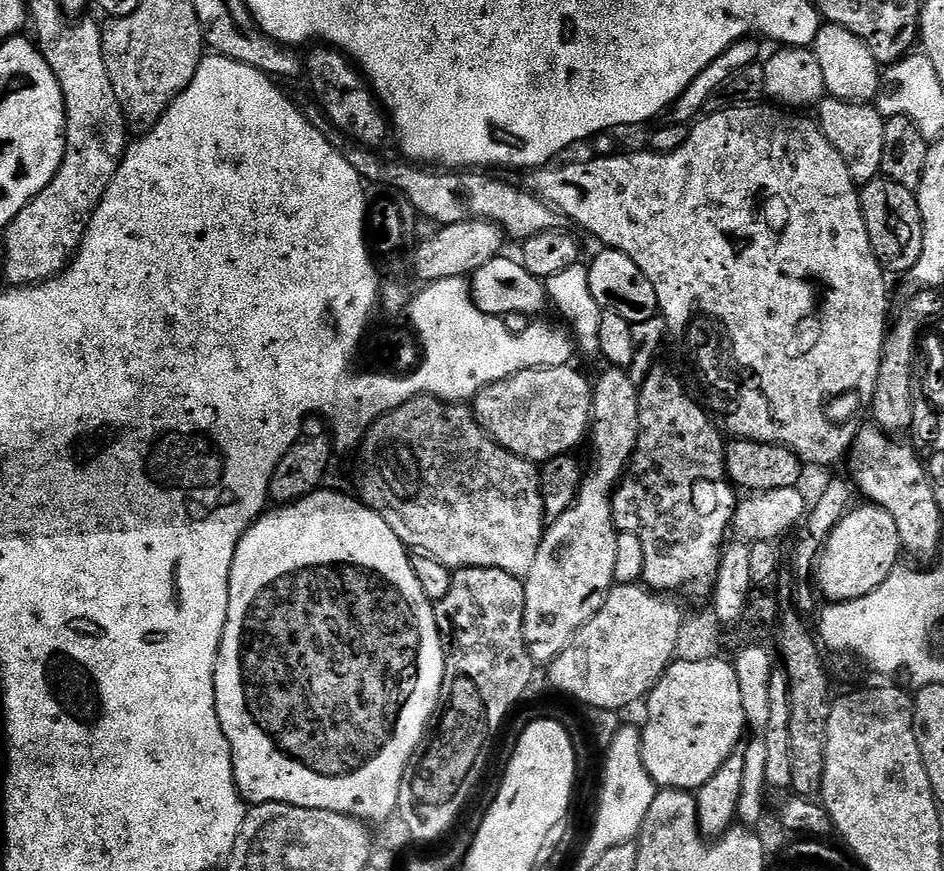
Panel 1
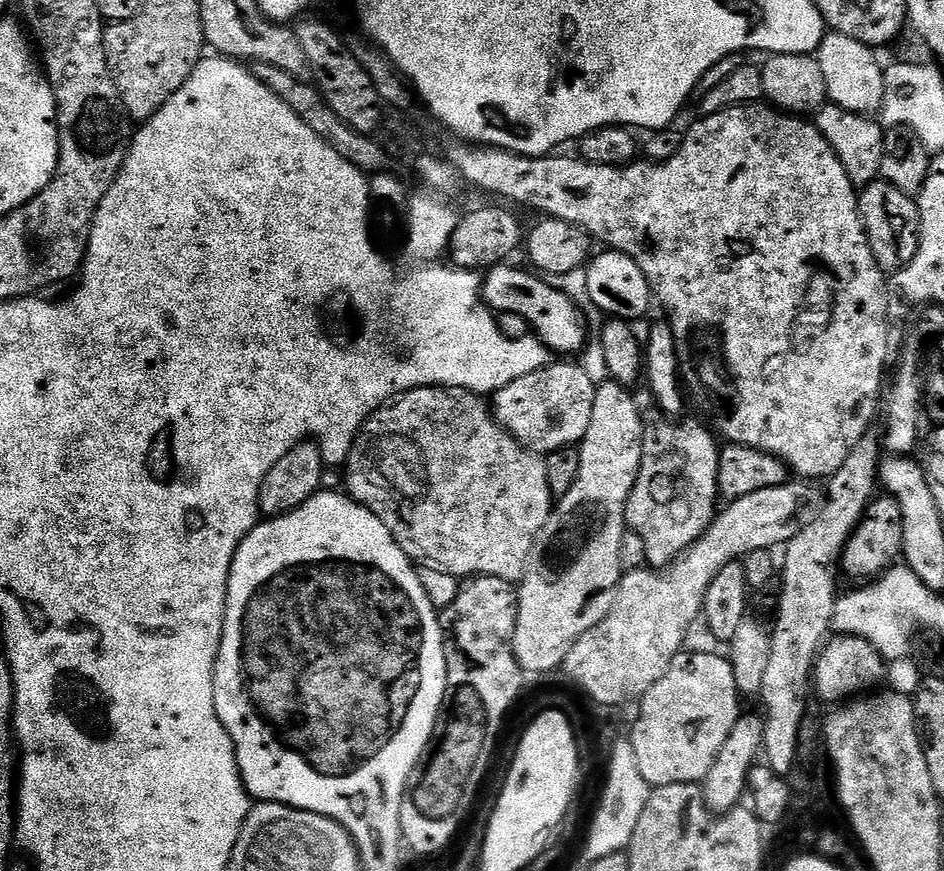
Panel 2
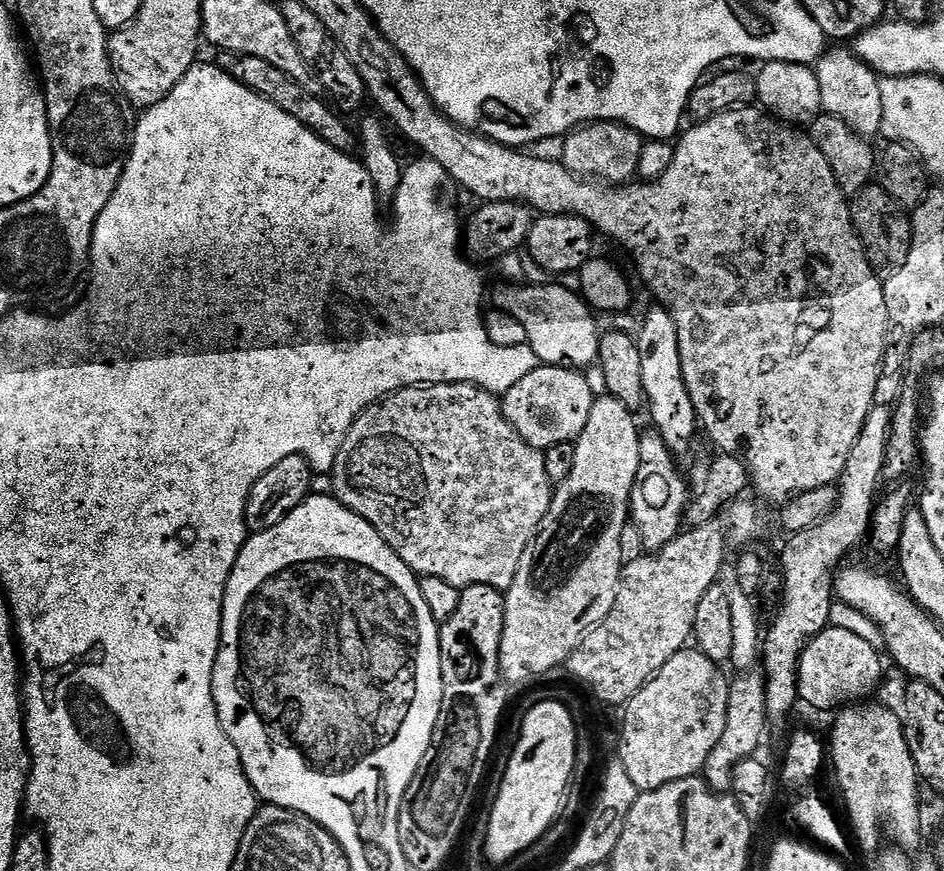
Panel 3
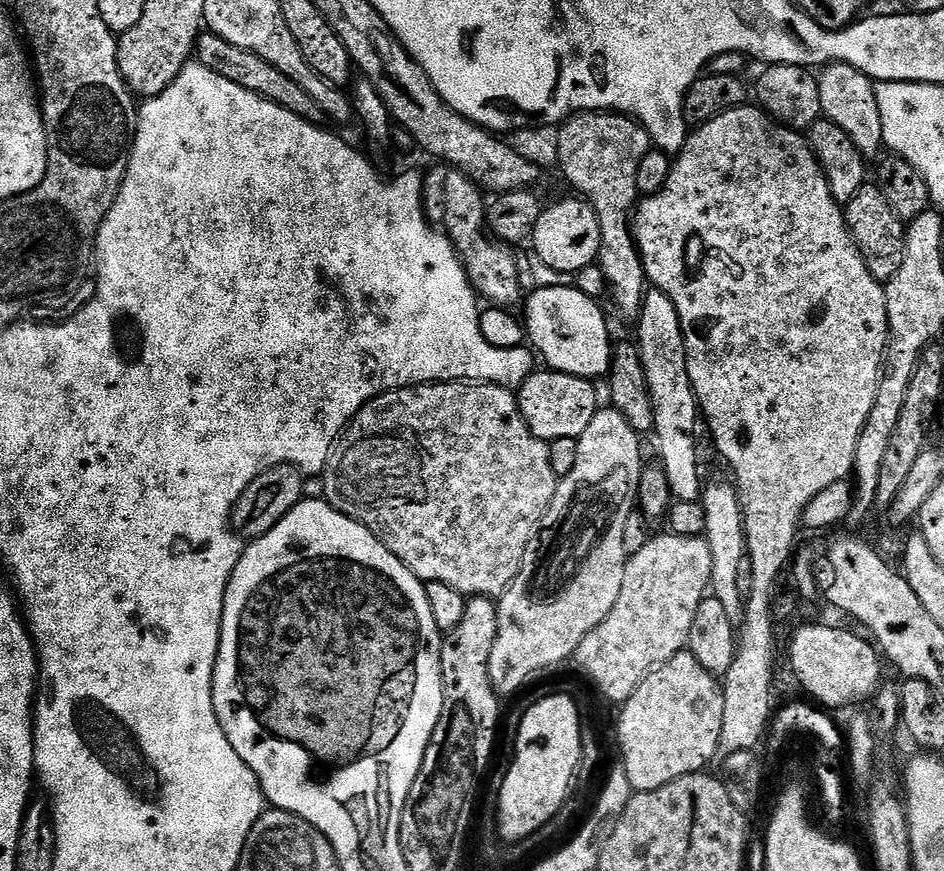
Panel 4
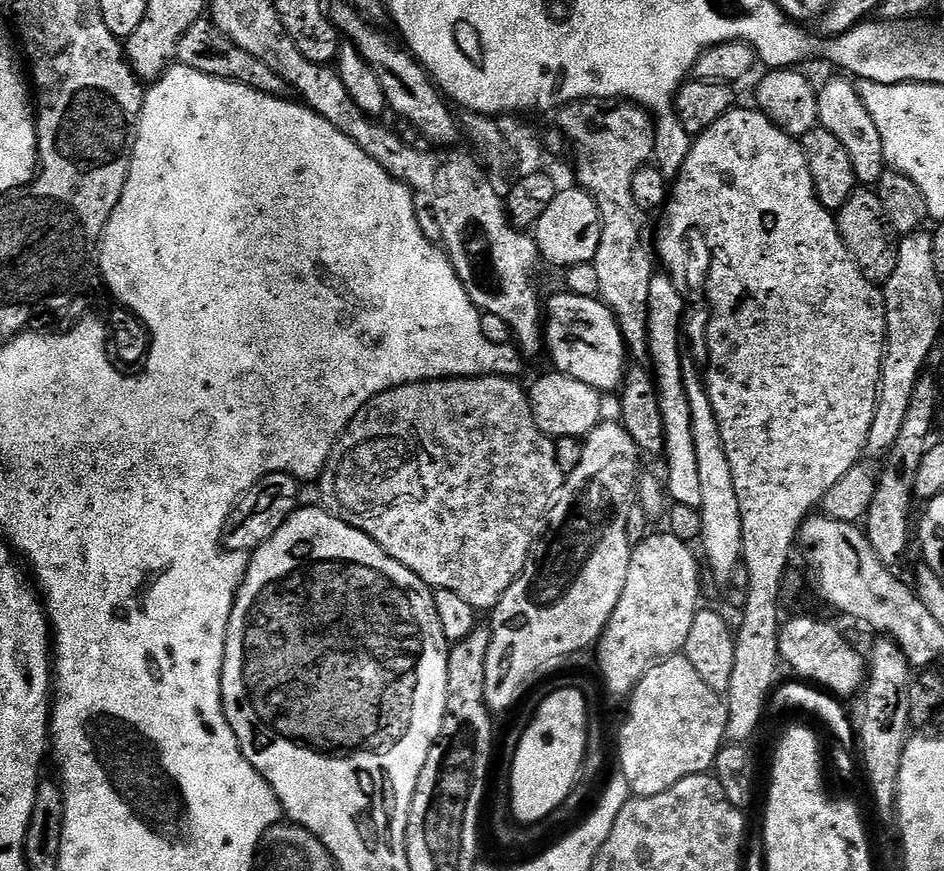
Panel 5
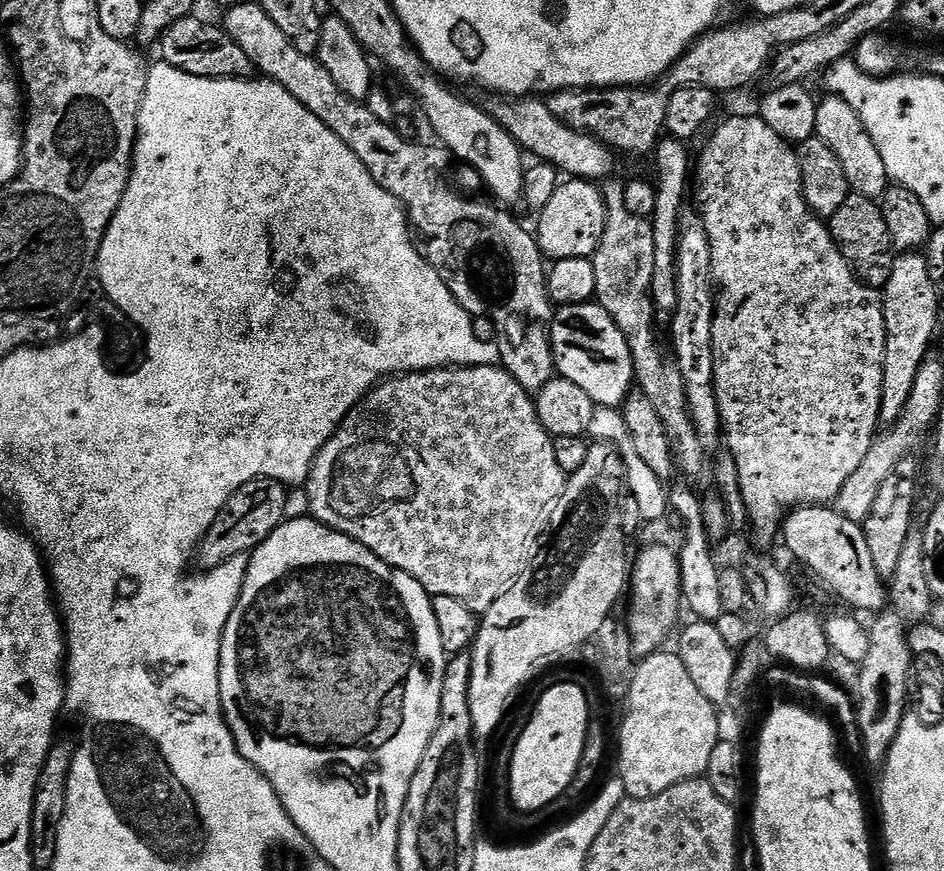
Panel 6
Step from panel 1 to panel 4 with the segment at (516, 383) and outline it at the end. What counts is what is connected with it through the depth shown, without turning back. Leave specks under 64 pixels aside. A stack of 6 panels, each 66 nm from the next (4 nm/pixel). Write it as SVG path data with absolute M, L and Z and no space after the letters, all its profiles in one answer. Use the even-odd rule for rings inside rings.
M533 371L518 389L520 413L526 426L530 426L535 436L549 442L558 438L579 440L586 426L590 426L590 418L594 418L598 410L593 381L582 376L571 376L565 372L543 371Z

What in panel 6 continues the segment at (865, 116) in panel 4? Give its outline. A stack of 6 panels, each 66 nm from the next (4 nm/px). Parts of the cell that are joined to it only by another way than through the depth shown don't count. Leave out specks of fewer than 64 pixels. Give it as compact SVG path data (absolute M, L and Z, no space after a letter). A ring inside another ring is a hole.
M831 94L825 95L825 97L825 100L821 99L816 105L815 136L822 138L822 142L826 142L826 146L830 146L830 150L834 150L838 162L842 162L842 171L846 174L849 189L857 196L865 196L879 201L880 197L884 195L884 191L890 187L890 181L886 174L886 162L882 162L882 154L878 154L878 146L874 146L874 138L870 138L870 134L866 134L866 126L862 126L862 120L858 118L858 114L854 114L850 102Z

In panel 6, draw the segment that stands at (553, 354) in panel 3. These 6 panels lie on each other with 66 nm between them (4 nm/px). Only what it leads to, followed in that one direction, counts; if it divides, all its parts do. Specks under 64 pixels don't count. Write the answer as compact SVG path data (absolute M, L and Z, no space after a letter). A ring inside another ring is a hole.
M589 302L557 307L552 326L552 353L556 359L556 372L563 379L574 382L574 386L582 386L582 390L586 390L586 394L590 394L590 398L596 405L619 409L628 399L628 393L634 387L630 346L626 346L626 338L622 334L622 330L618 330L614 318L610 318L610 314L606 314L602 305Z

